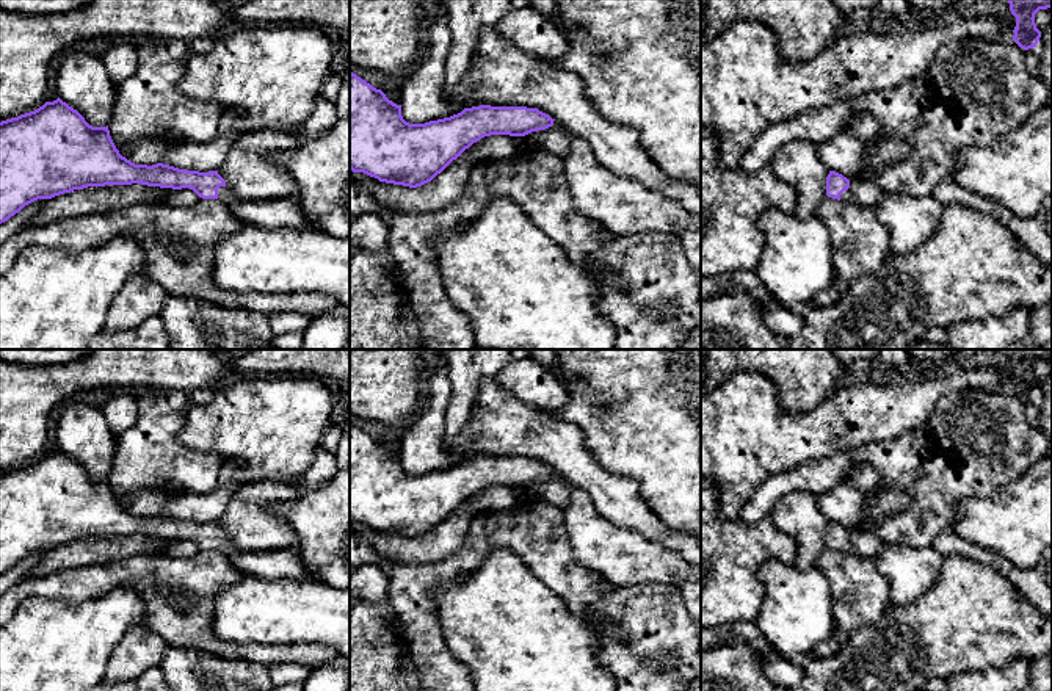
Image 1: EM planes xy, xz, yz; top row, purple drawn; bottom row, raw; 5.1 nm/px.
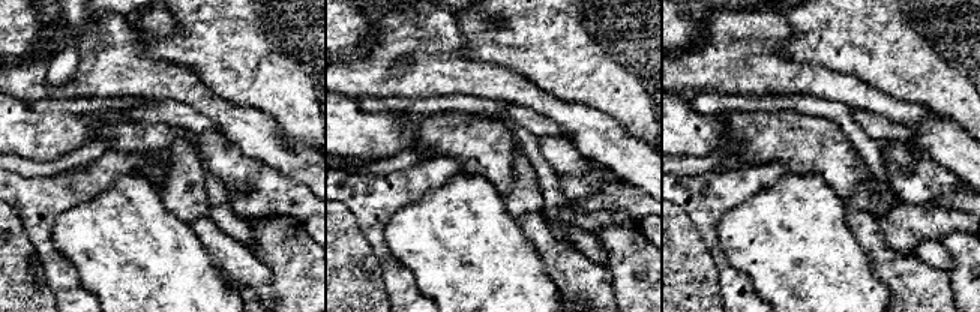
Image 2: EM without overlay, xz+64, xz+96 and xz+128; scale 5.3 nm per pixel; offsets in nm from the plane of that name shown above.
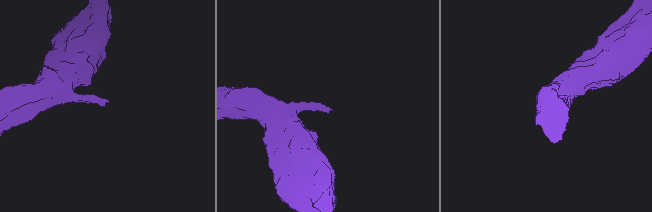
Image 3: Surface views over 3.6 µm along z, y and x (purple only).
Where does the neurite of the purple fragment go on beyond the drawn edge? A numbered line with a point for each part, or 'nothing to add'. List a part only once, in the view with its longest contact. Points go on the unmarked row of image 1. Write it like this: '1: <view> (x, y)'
1: xy (272, 564)

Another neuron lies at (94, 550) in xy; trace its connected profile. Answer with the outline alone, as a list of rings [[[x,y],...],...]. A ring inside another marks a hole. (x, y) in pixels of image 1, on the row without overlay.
[[[105,536],[74,541],[47,550],[39,563],[25,577],[44,577],[60,569],[75,569],[91,564],[103,564],[133,555],[165,555],[163,550],[172,539],[132,536]]]

